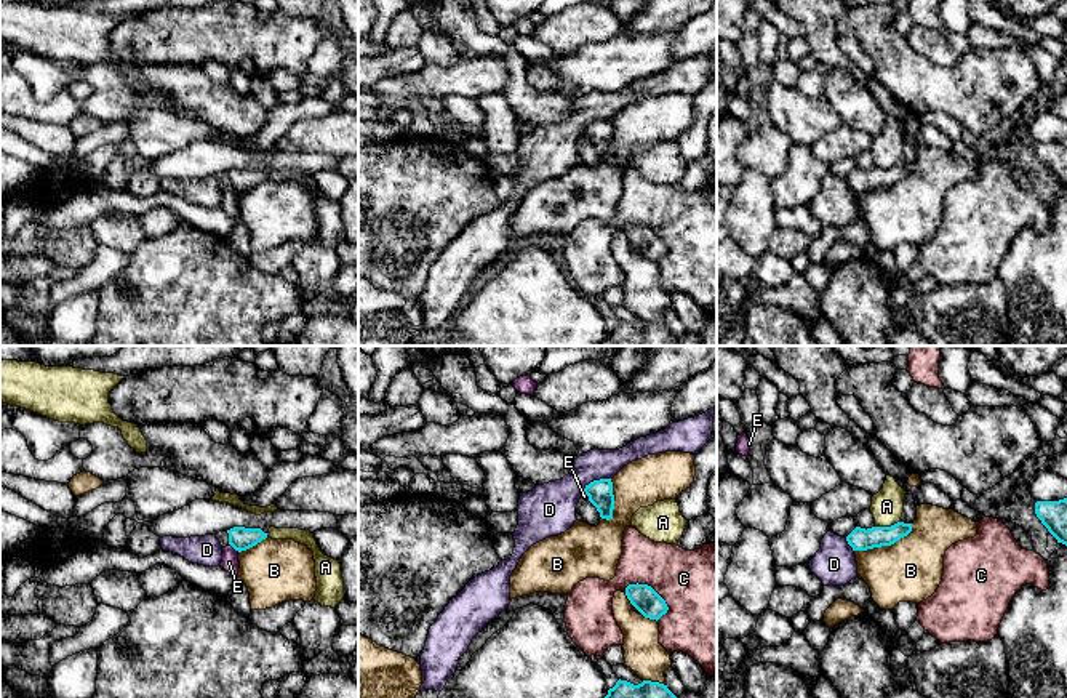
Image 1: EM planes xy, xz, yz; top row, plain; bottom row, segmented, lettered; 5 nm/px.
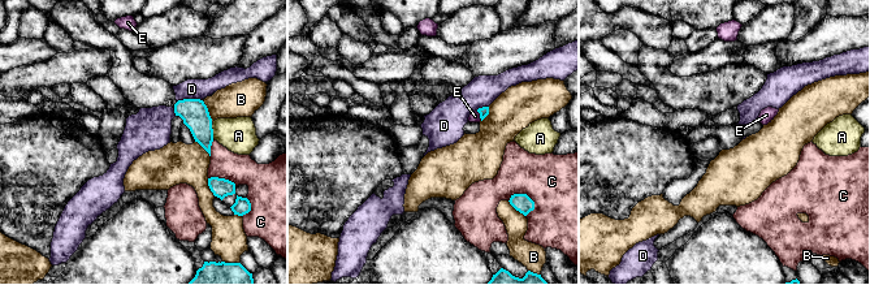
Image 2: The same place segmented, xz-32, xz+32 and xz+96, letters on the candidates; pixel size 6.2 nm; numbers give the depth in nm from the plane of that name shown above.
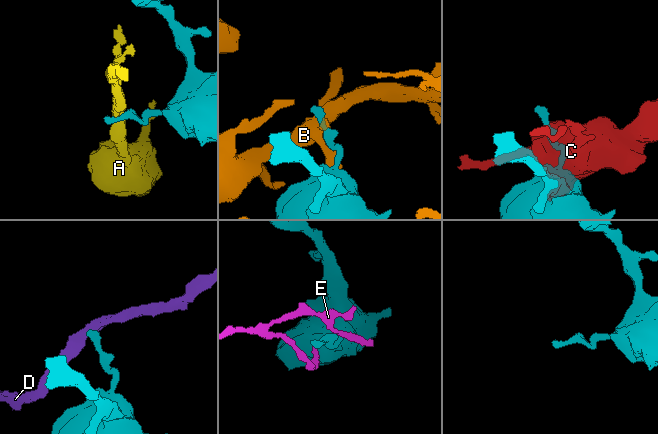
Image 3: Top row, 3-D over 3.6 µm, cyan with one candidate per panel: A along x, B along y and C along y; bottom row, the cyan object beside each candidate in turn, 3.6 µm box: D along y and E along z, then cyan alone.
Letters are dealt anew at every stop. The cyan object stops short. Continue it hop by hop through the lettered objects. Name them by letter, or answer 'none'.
none

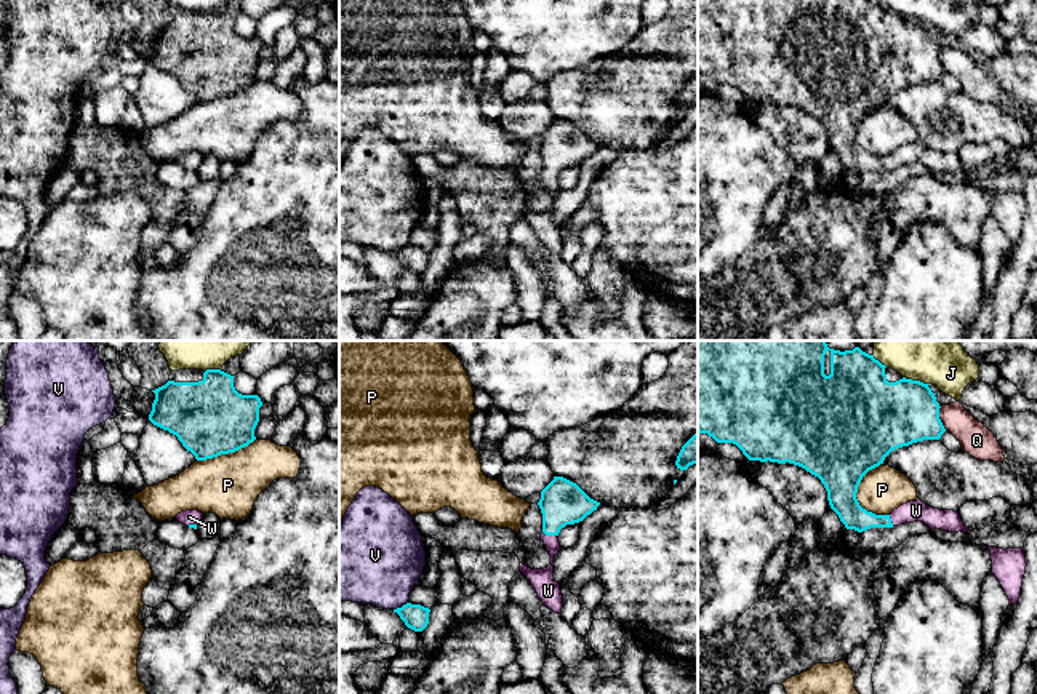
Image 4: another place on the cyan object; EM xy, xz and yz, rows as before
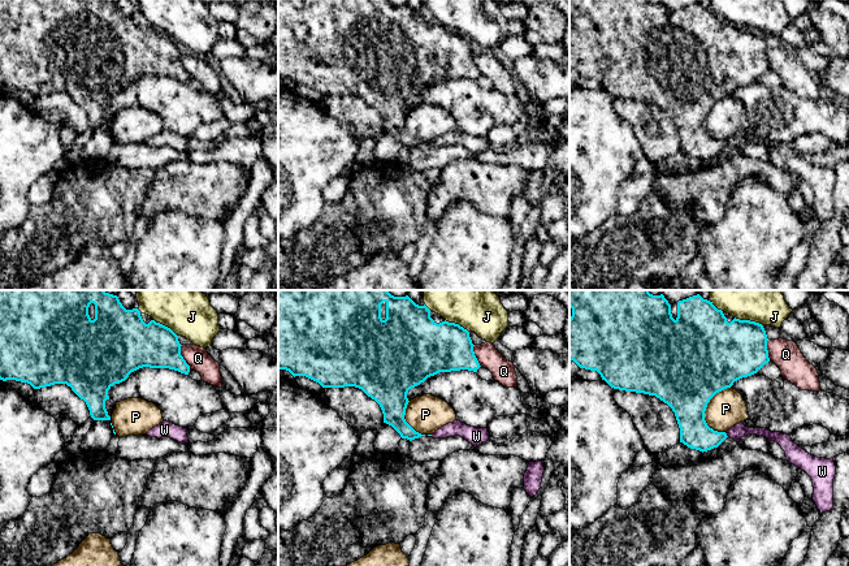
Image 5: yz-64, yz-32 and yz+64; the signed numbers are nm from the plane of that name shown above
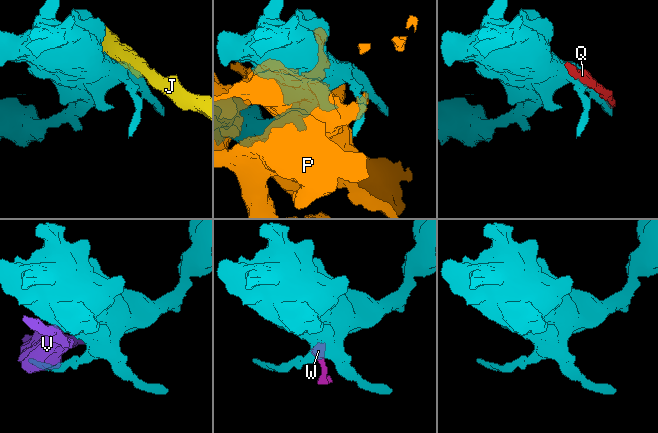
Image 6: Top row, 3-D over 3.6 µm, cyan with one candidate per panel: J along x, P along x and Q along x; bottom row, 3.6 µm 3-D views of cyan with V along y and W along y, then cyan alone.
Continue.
W

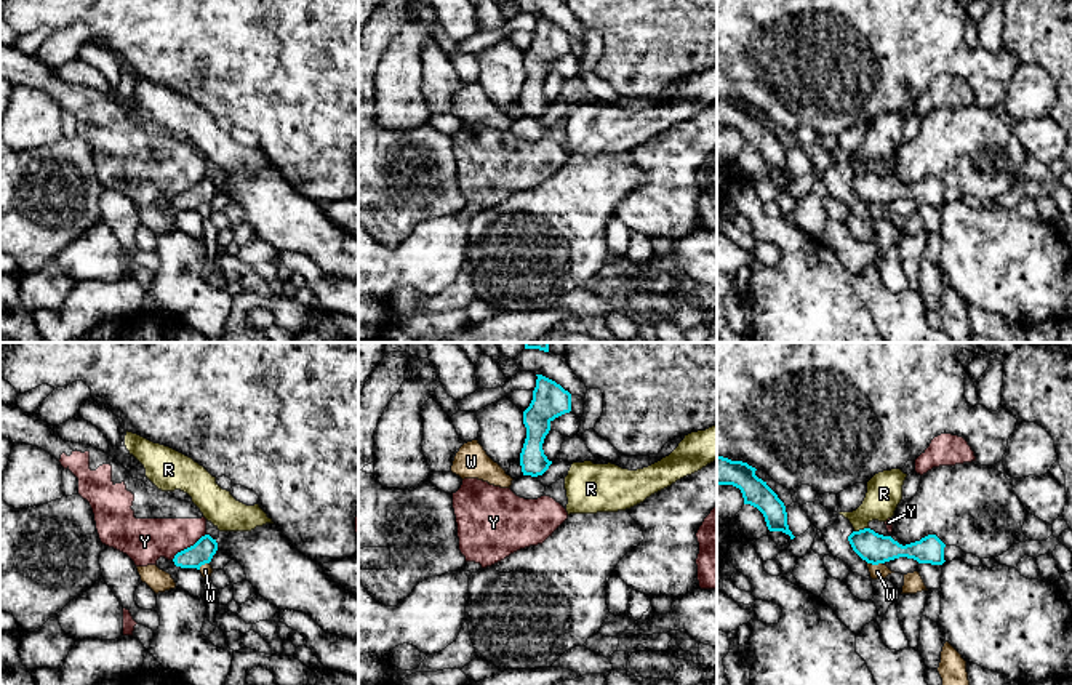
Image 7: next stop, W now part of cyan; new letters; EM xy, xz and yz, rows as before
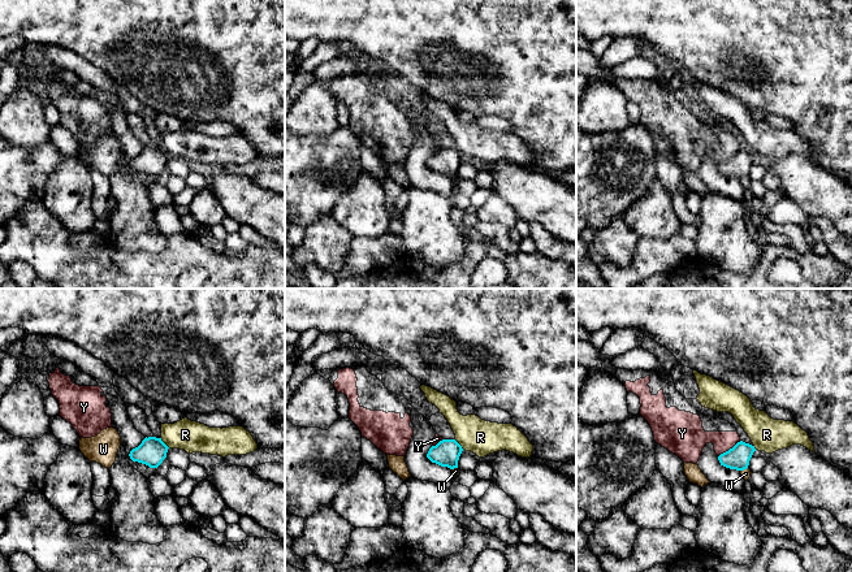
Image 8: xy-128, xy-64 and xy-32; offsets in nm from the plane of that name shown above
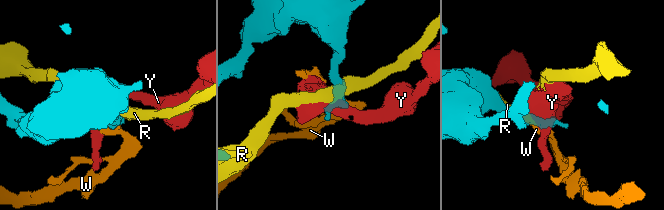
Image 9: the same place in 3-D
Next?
none

